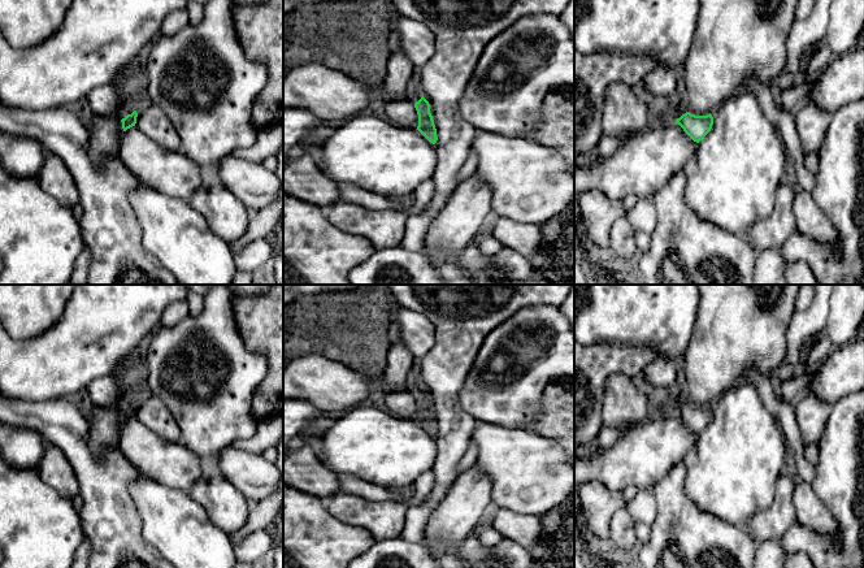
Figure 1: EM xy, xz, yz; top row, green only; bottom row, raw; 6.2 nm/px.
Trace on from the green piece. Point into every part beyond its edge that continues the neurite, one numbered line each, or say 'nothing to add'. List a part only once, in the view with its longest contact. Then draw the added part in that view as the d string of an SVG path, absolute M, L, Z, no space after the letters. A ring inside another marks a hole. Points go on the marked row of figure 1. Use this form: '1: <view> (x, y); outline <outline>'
1: xy (125, 109); outline M122 104L118 109L120 118L125 118L127 114L131 114L135 109L131 104Z

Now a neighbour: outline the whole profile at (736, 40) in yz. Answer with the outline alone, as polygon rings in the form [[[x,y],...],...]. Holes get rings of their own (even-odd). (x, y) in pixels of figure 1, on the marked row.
[[[700,0],[695,38],[683,65],[686,96],[682,104],[687,112],[707,116],[726,99],[742,91],[743,81],[756,79],[759,83],[769,84],[780,77],[789,57],[786,40],[795,22],[796,3],[798,0],[774,0],[772,4],[764,4],[761,0]]]

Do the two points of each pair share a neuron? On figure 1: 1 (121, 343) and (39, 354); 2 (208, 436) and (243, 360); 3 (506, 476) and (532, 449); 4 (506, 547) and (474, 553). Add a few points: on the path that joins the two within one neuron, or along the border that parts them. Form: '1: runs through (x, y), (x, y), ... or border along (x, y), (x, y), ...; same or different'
1: runs through (100, 352), (60, 354); same
2: runs through (211, 417), (212, 406), (224, 394), (230, 378); same
3: runs through (512, 469), (526, 455); same
4: border along (487, 546), (490, 554); different

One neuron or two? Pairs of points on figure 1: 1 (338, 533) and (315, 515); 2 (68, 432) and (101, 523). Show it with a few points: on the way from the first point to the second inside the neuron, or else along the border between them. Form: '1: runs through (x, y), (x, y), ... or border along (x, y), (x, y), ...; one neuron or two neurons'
1: runs through (333, 533), (320, 520); one neuron
2: runs through (78, 454), (90, 472), (101, 484), (101, 501); one neuron

